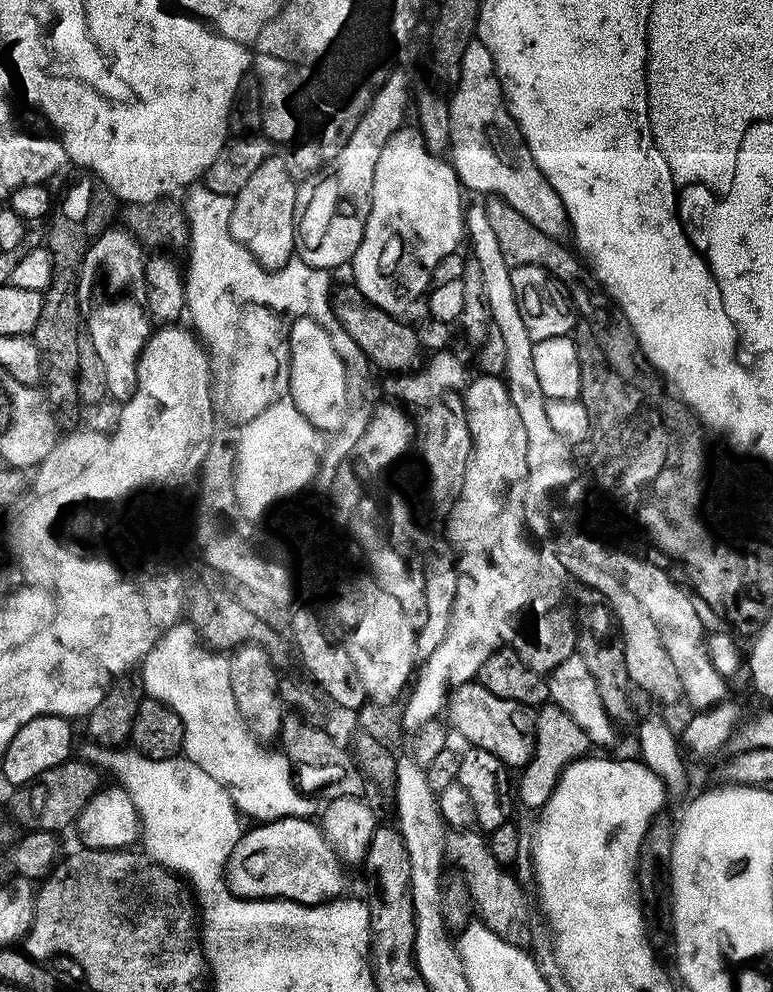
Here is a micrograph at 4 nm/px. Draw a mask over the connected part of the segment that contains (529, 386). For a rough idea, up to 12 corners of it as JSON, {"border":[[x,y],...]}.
{"border":[[478,202],[466,212],[471,259],[482,266],[503,379],[531,434],[547,432],[533,340],[497,235]]}

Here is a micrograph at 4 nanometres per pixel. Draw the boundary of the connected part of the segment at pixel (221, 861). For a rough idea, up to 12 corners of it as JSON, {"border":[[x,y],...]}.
{"border":[[135,750],[116,772],[143,855],[212,900],[242,818],[183,754]]}

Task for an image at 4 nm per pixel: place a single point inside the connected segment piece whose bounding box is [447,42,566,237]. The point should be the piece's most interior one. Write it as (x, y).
(488, 153)

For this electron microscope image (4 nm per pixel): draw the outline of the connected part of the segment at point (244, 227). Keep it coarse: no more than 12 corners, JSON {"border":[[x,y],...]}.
{"border":[[273,156],[235,196],[234,238],[277,270],[293,257],[297,181]]}

